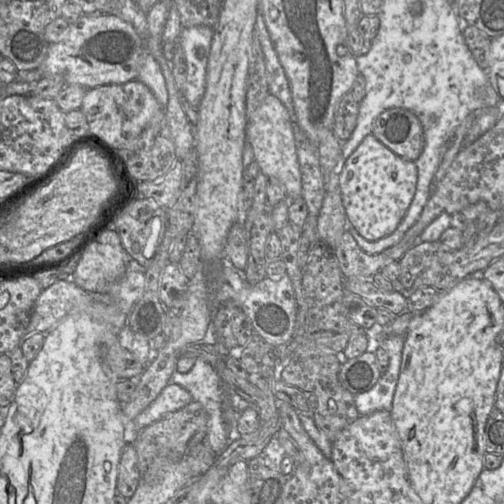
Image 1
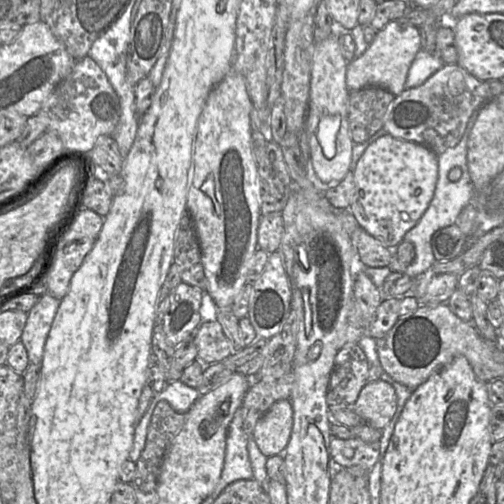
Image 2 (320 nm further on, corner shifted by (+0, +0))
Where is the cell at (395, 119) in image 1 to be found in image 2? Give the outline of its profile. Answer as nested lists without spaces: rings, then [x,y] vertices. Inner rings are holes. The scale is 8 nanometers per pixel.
[[[444,64],[422,85],[415,88],[407,88],[394,97],[385,115],[383,130],[395,138],[423,145],[436,156],[439,156],[459,143],[472,114],[475,111],[479,111],[492,98],[487,82],[477,79],[458,64]]]

